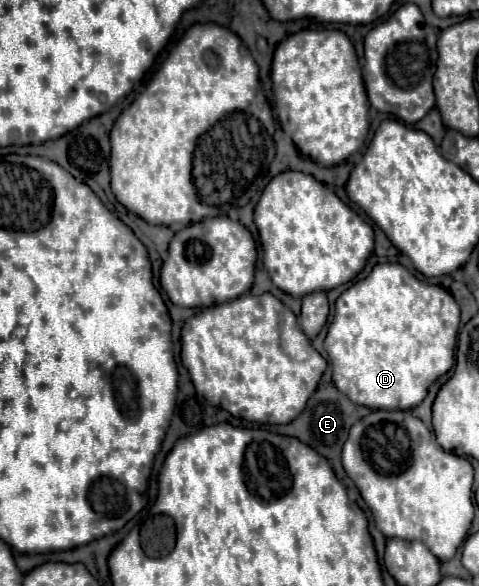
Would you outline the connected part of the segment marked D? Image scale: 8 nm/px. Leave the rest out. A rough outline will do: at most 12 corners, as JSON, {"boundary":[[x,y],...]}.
{"boundary":[[378,263],[338,299],[332,381],[412,409],[454,365],[452,293]]}

